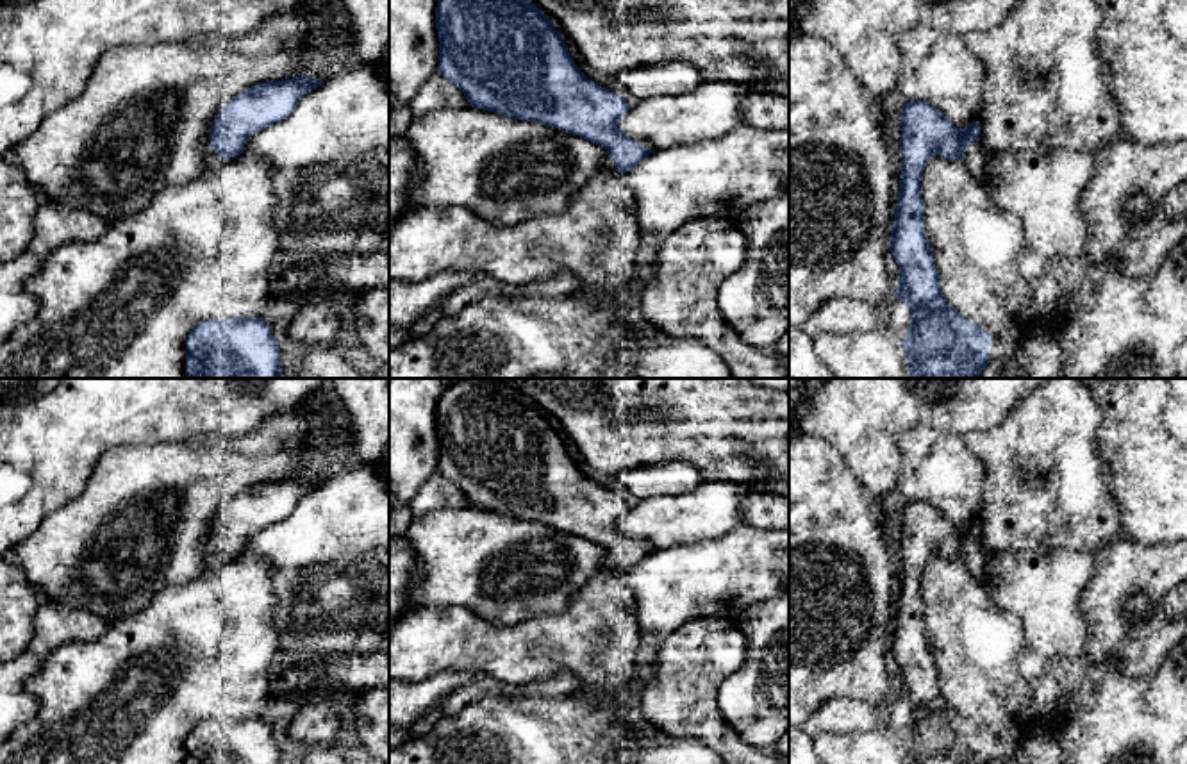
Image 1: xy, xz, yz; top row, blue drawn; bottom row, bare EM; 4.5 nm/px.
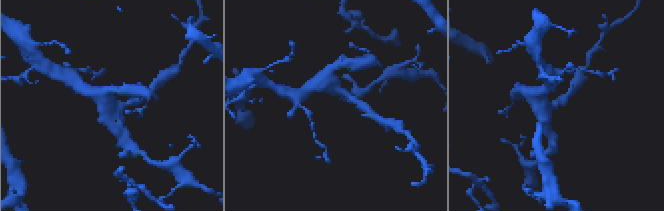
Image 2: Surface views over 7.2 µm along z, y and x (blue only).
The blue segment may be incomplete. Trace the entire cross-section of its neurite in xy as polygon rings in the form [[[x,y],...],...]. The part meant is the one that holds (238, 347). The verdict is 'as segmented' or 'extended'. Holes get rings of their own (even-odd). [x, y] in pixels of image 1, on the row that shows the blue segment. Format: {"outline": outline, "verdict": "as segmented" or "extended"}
{"outline": [[[262,316],[195,325],[186,337],[186,378],[282,378],[271,327]]], "verdict": "as segmented"}

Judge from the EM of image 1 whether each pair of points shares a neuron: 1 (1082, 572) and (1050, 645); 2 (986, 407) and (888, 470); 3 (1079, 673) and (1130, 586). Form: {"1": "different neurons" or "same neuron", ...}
{"1": "same neuron", "2": "same neuron", "3": "different neurons"}

